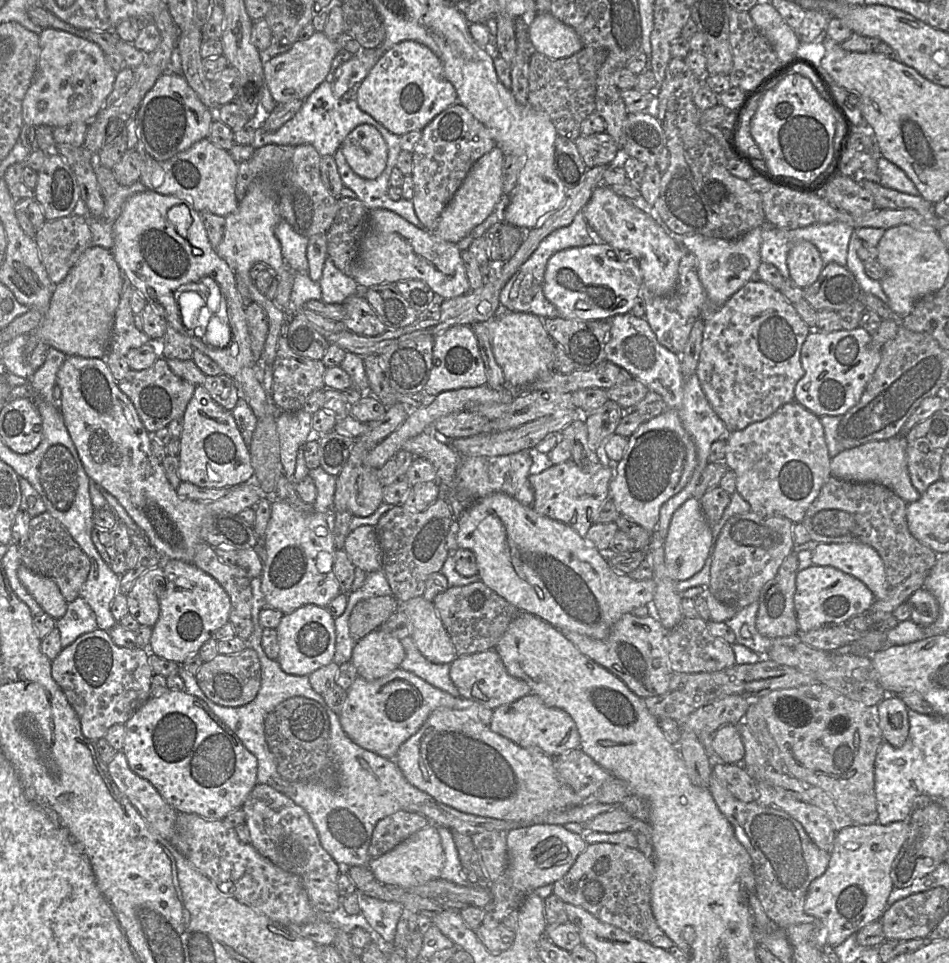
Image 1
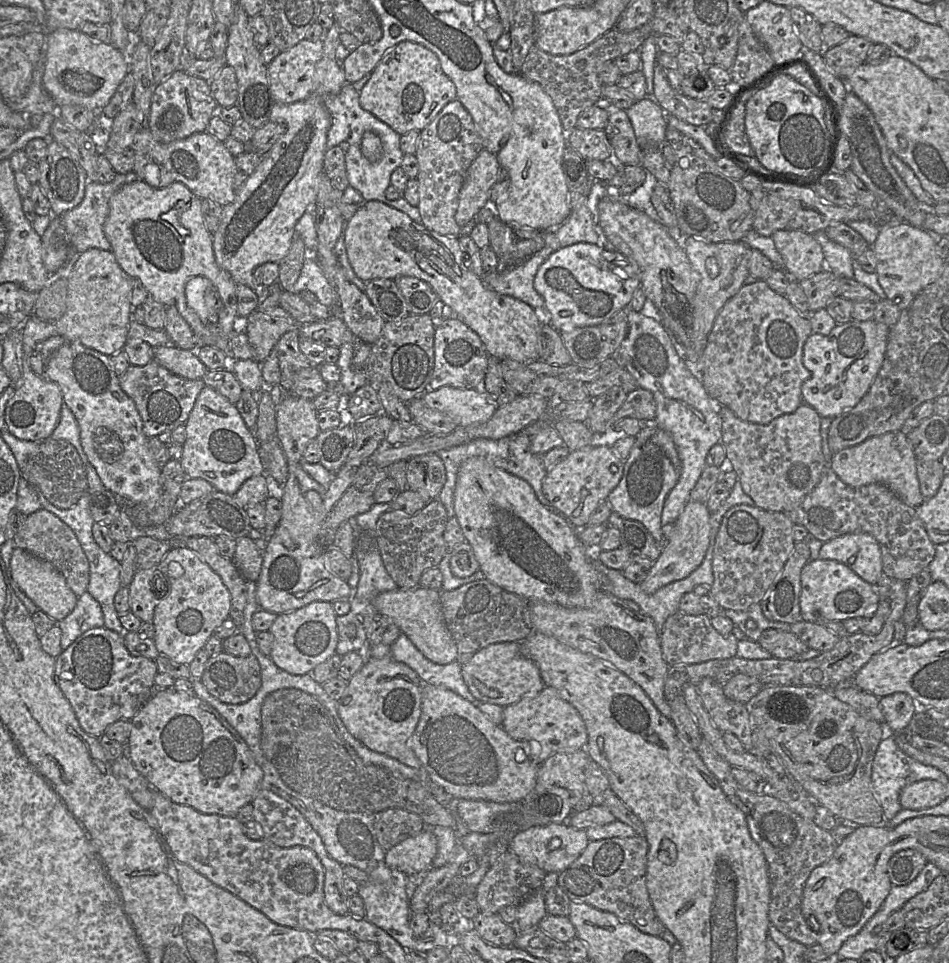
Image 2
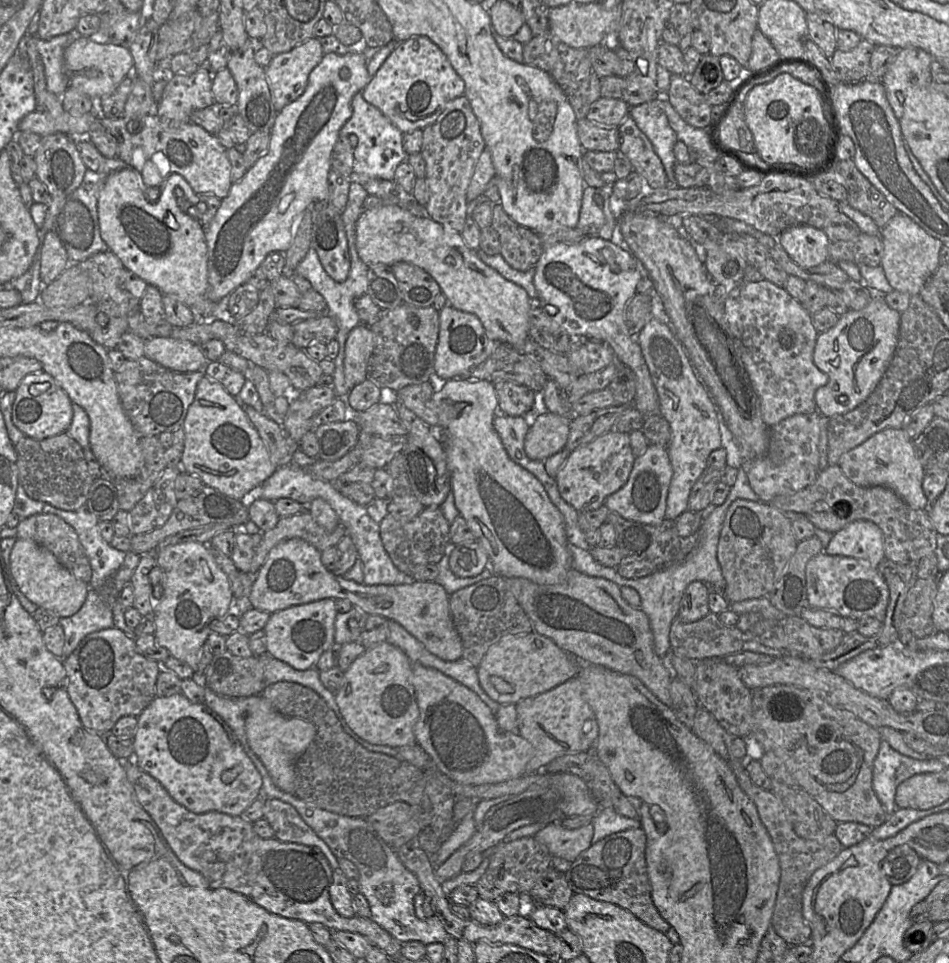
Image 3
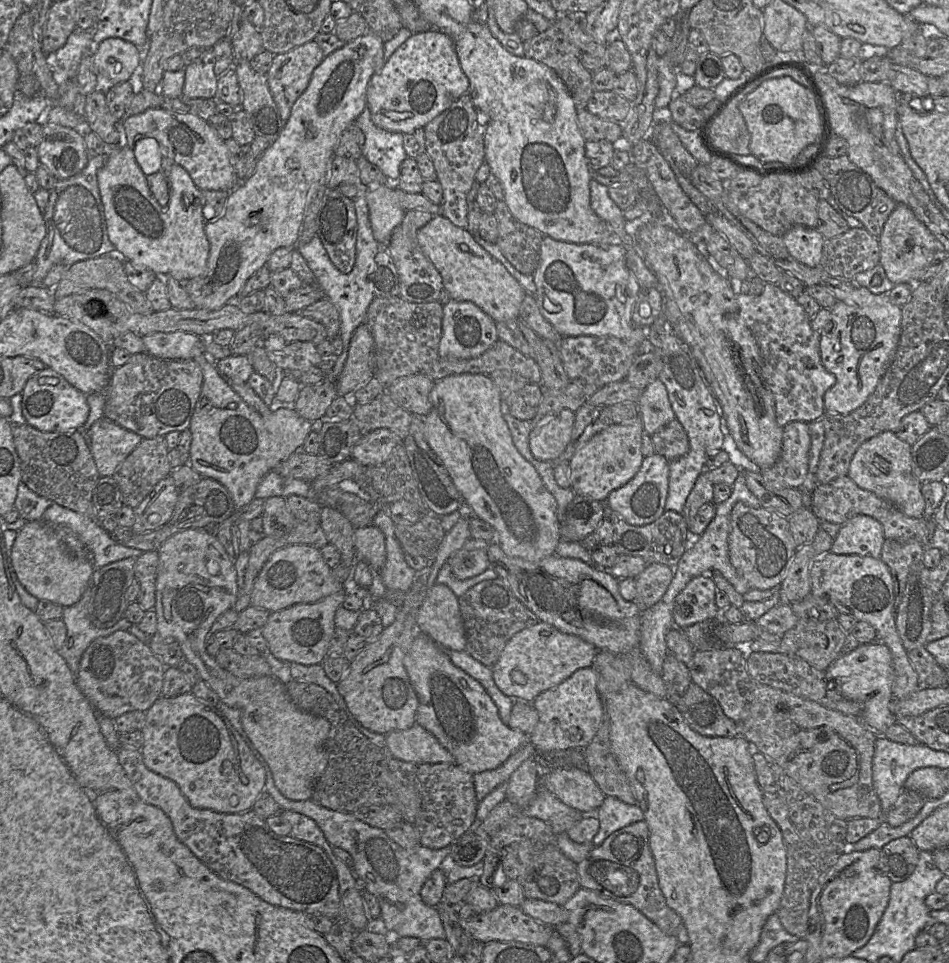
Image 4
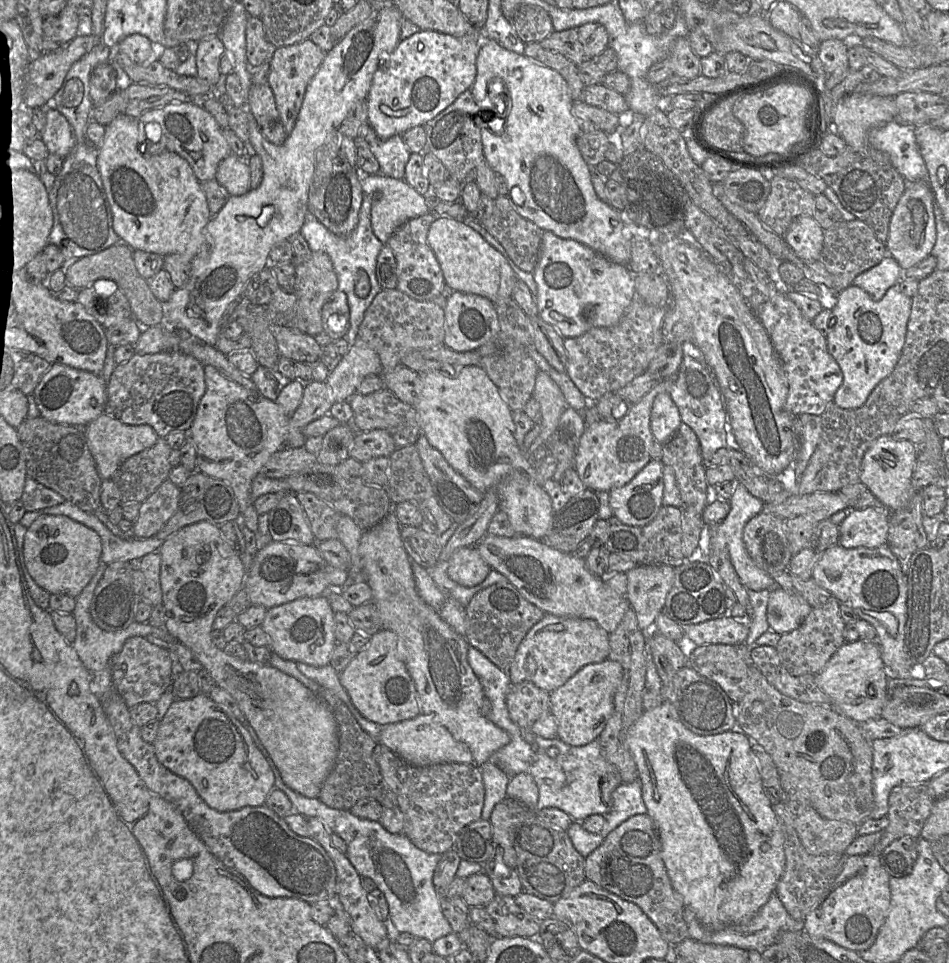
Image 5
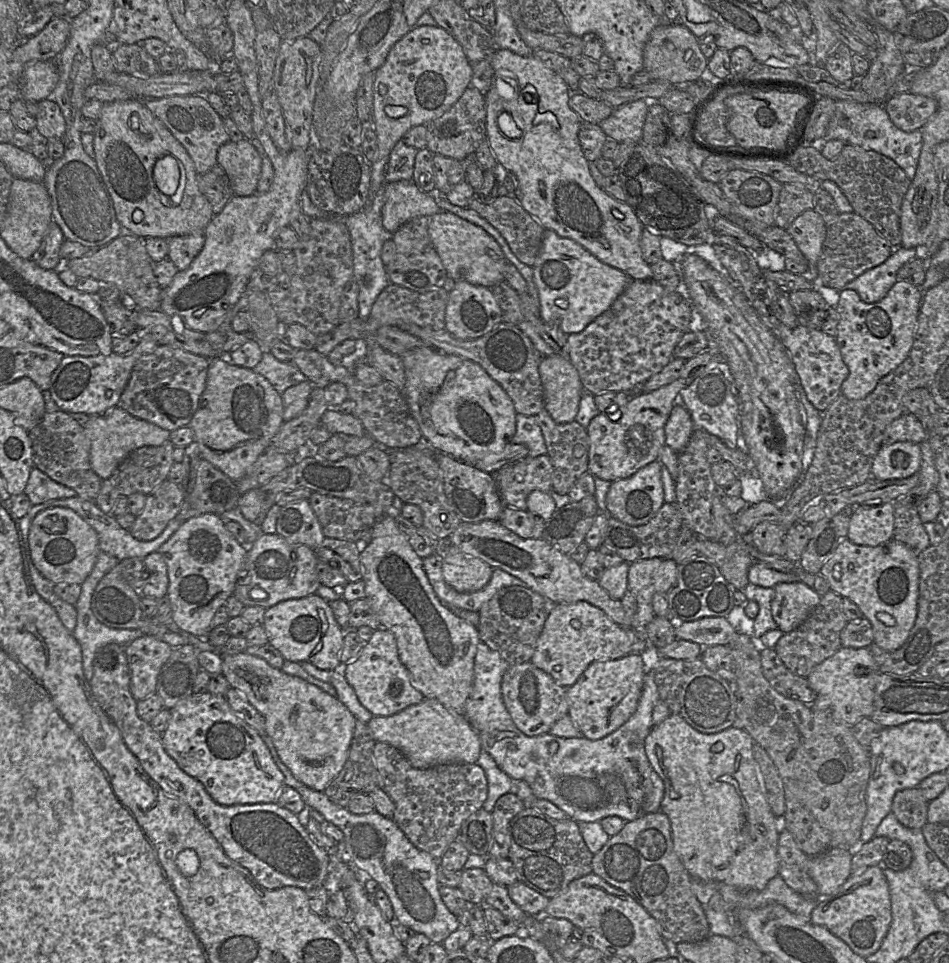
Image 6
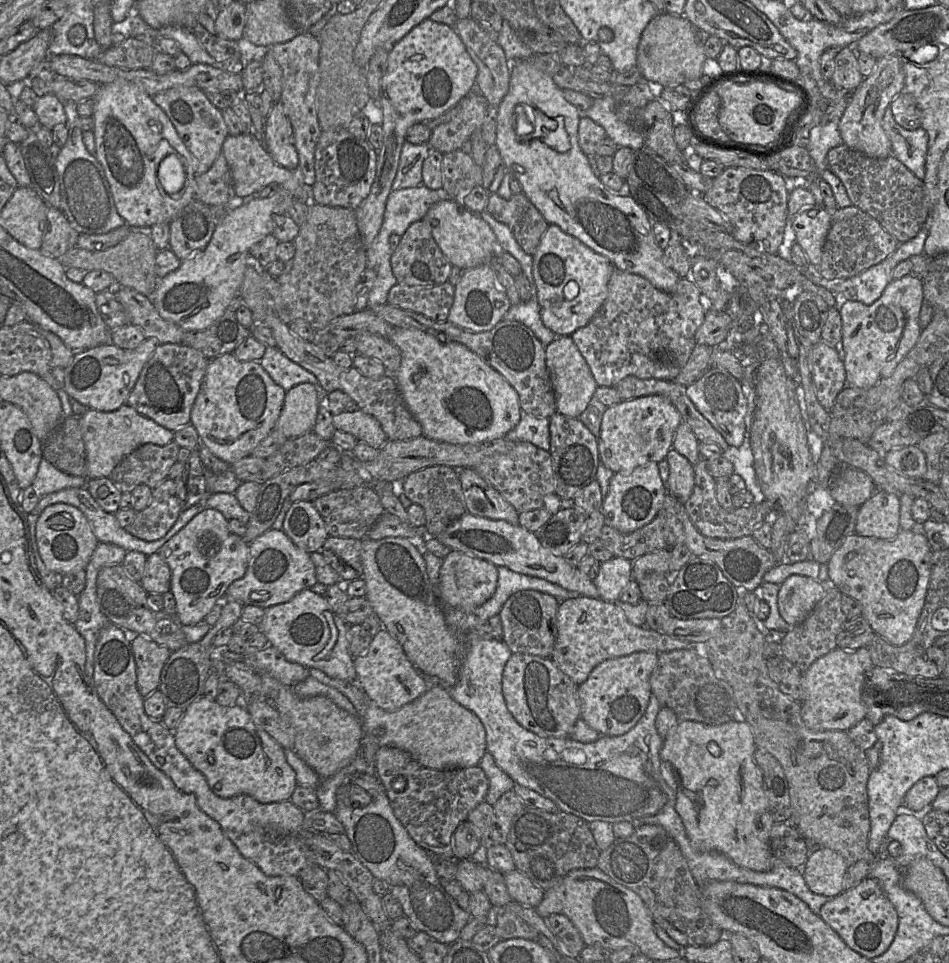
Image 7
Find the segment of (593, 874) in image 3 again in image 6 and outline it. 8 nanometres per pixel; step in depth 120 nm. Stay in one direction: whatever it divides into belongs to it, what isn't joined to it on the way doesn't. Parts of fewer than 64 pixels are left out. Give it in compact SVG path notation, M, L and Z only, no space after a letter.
M663 812L642 813L625 823L621 831L610 836L593 856L592 873L633 897L658 922L661 935L674 942L699 942L710 935L704 910L691 889L691 876L673 848L670 821Z

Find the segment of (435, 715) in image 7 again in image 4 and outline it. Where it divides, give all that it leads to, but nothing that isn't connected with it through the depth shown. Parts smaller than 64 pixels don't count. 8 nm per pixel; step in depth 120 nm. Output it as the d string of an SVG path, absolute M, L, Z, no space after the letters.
M414 724L407 730L396 730L385 735L386 747L400 761L415 764L454 764L454 758L427 730Z

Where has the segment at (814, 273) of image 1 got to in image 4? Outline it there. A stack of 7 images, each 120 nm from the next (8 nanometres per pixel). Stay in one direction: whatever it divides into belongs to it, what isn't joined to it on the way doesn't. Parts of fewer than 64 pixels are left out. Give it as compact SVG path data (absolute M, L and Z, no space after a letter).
M795 225L783 236L789 253L799 262L809 266L819 266L825 238L816 228Z

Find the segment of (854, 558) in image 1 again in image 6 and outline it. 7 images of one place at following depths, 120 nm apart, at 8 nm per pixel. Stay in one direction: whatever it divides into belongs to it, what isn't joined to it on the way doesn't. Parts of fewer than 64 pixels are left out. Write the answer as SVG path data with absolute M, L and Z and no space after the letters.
M893 503L856 506L849 520L847 539L853 544L876 547L893 537Z

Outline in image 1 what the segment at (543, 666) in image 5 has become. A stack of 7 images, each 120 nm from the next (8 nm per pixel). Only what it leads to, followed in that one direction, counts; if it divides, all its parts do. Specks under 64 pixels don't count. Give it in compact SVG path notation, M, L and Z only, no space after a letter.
M495 649L458 656L450 664L449 675L459 691L459 697L471 700L491 710L510 704L531 693L531 689L525 681L515 678L507 672Z

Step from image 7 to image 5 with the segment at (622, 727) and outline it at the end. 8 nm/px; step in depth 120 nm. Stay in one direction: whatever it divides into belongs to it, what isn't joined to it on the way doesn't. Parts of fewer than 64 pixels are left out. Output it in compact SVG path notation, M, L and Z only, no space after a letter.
M606 659L585 665L564 685L552 691L550 713L557 721L557 738L571 746L584 746L598 739L612 714L614 695L622 676L621 664Z

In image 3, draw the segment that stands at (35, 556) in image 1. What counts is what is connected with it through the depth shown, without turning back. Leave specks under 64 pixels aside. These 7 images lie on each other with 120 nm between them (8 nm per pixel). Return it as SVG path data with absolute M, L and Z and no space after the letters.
M39 513L22 518L17 538L29 539L51 551L77 579L89 583L92 569L75 529L60 516Z

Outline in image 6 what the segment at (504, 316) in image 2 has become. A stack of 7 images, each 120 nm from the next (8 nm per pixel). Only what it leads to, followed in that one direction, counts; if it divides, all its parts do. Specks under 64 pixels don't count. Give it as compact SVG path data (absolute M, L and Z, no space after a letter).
M447 211L428 217L428 234L447 276L473 285L493 287L504 280L507 259L496 240L483 228Z

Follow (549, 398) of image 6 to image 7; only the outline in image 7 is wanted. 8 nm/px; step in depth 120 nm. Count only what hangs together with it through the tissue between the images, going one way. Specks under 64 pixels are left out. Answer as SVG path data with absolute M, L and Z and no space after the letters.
M557 336L545 347L548 368L555 396L556 413L578 418L589 404L597 389L590 368L571 336Z

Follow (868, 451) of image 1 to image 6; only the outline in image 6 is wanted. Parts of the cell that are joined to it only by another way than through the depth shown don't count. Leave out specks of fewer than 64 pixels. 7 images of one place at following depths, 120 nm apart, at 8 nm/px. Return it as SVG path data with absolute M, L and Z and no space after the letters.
M918 443L882 445L874 458L871 477L883 481L908 478L919 471L921 463L922 453Z

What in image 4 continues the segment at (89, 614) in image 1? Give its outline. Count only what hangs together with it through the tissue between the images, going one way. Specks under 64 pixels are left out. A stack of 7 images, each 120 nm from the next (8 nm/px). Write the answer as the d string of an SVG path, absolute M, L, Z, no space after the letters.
M89 583L81 598L73 605L64 607L62 620L67 628L67 635L62 648L59 651L71 671L76 674L81 657L90 645L98 637L108 636L117 630L128 630L132 623L122 617L110 628L98 628L90 621L89 602L91 589Z

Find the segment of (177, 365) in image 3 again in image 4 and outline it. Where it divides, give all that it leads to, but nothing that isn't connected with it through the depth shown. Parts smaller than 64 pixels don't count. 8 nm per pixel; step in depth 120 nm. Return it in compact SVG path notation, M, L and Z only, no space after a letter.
M182 331L156 332L142 337L144 352L159 359L195 359L203 352L202 338Z

